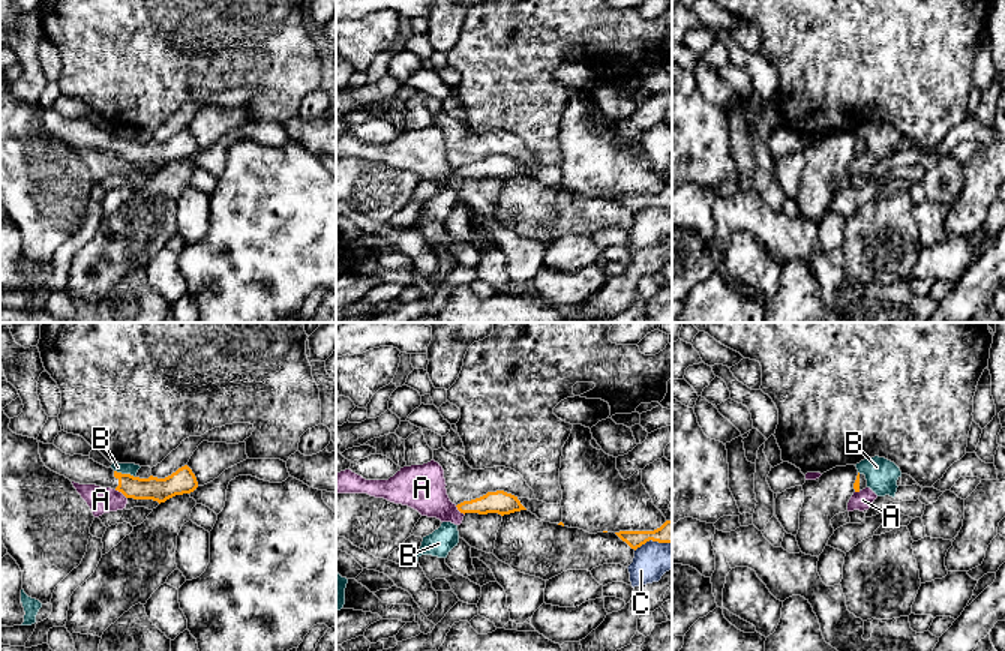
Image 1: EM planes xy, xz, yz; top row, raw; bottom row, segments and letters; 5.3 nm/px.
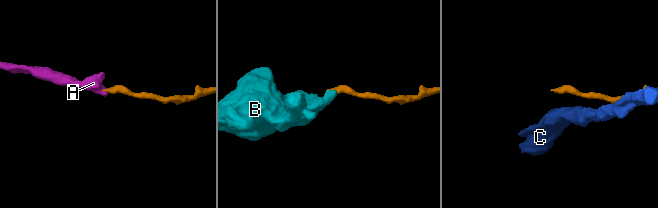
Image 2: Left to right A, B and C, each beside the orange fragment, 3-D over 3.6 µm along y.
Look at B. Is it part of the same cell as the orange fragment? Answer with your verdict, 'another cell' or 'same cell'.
another cell

